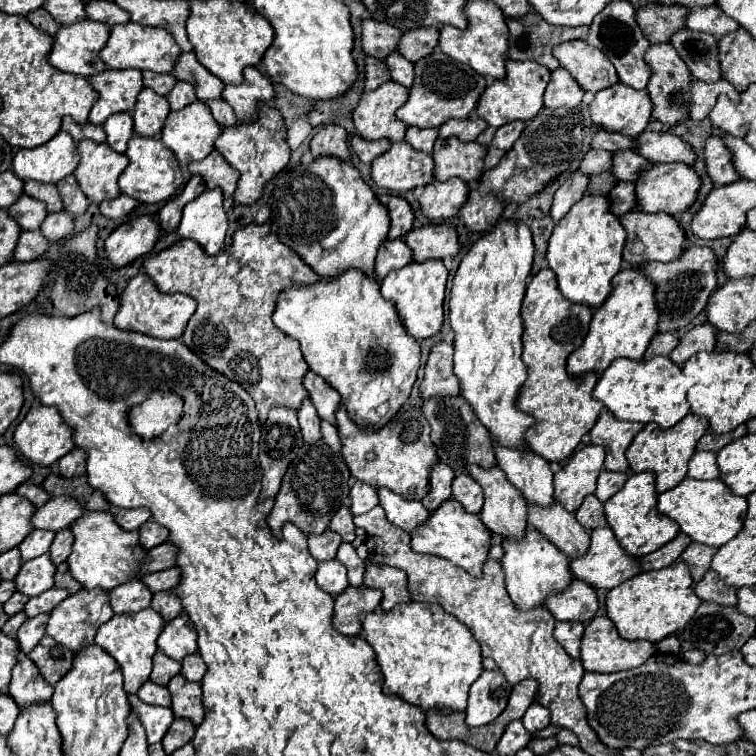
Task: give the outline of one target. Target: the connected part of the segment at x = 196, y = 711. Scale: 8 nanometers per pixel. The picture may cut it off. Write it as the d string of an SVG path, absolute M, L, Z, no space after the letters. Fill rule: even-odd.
M176 675L168 683L168 691L172 697L174 717L186 717L194 725L200 725L204 719L200 683L190 683L182 675Z

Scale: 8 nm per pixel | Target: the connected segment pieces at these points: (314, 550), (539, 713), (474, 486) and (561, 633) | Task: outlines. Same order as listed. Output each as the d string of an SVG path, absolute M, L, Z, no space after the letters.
M326 529L320 535L308 535L308 549L316 561L334 559L340 543L342 543L342 537L330 529Z
M530 705L530 709L522 717L522 723L524 723L526 731L534 735L536 731L540 731L540 729L550 725L550 713L542 705Z
M460 473L454 477L452 483L452 497L462 503L462 507L468 513L480 513L484 497L482 497L482 487L466 473Z
M558 621L554 627L556 641L574 659L580 659L580 637L582 637L582 633L584 633L584 623L576 623L576 621Z

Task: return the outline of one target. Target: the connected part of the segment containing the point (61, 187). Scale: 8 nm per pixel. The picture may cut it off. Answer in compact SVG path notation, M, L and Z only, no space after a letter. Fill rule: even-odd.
M68 175L64 177L62 181L56 183L58 191L60 191L60 197L64 201L64 209L72 215L82 215L86 209L88 209L88 199L86 195L80 191L74 175Z

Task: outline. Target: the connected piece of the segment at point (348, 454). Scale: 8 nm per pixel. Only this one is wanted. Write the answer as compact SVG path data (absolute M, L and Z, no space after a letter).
M340 405L336 411L336 425L342 443L342 457L350 467L350 473L360 479L350 489L350 509L354 515L362 515L378 505L378 487L388 487L406 499L422 499L428 493L428 471L438 457L434 445L430 443L430 425L418 409L400 411L386 423L386 427L370 429L358 427L354 421L350 421L346 407Z

